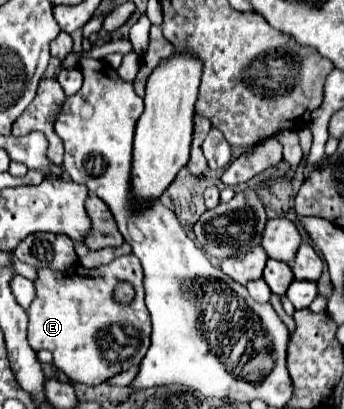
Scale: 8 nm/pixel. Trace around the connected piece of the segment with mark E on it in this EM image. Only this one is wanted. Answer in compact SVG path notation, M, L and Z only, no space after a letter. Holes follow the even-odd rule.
M121 256L113 262L87 270L81 264L71 264L69 270L49 270L39 268L35 278L35 300L29 308L29 344L33 350L49 350L53 354L53 362L59 370L63 370L73 382L97 386L103 384L107 378L129 370L131 366L137 366L141 358L149 350L151 340L151 318L149 310L145 306L145 294L143 294L143 272L137 256ZM127 280L135 286L137 296L129 306L117 304L111 300L111 292L117 286L117 282Z

